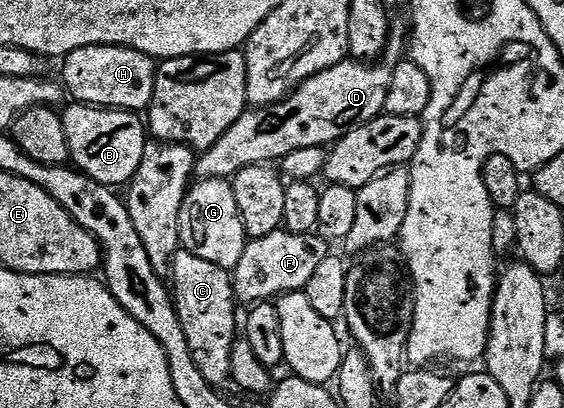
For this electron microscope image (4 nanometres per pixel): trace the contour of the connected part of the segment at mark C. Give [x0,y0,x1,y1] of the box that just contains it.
[170,251,238,387]

